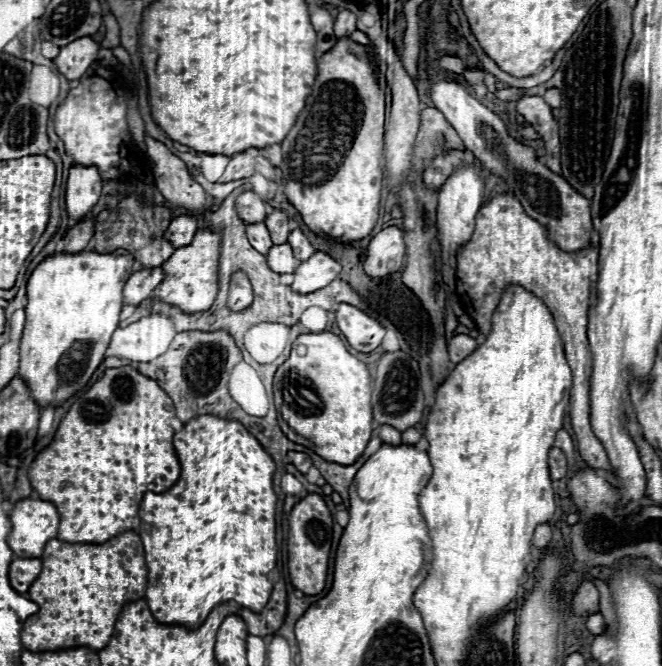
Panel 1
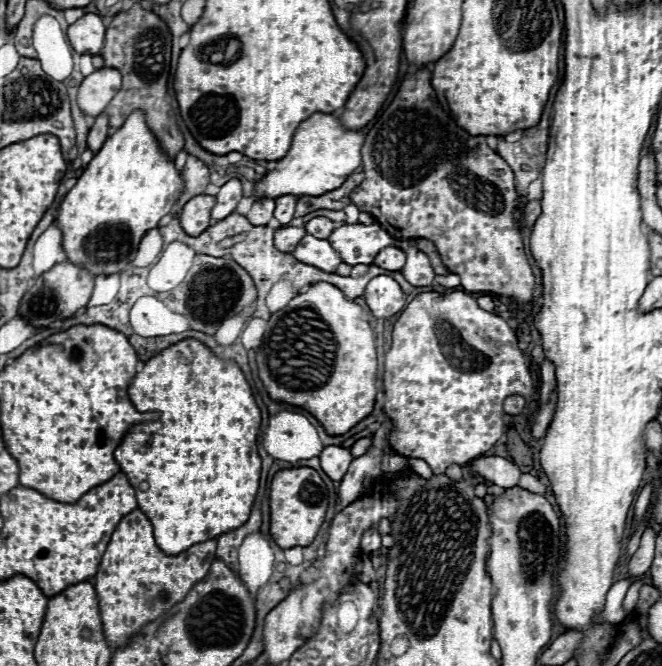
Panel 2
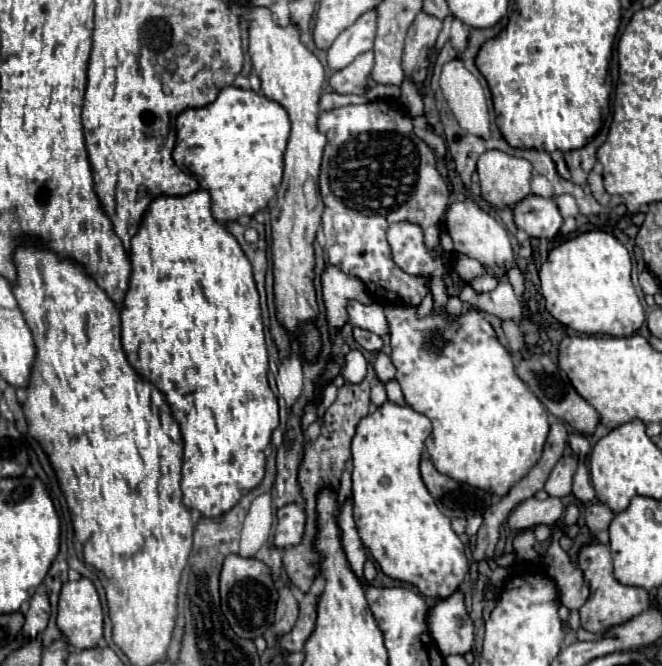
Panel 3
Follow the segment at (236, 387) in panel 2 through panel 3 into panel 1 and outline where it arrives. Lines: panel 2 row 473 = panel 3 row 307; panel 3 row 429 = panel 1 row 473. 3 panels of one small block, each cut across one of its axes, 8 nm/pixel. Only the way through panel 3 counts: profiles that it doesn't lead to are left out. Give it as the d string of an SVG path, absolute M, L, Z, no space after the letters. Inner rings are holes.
M206 414L206 416L196 416L190 422L184 424L184 428L180 432L174 434L174 448L180 460L180 478L176 480L176 484L172 488L168 488L162 494L152 494L146 492L144 500L140 504L140 528L138 534L142 538L144 544L144 552L146 552L146 566L148 566L148 586L146 586L146 602L154 614L154 618L162 624L180 624L186 628L198 628L206 616L210 614L210 610L222 602L230 602L234 600L236 604L250 608L252 612L260 612L272 592L272 582L268 578L268 574L274 570L276 566L276 492L274 492L274 472L276 472L276 464L270 458L270 454L260 446L260 442L236 420L222 420L218 416Z

